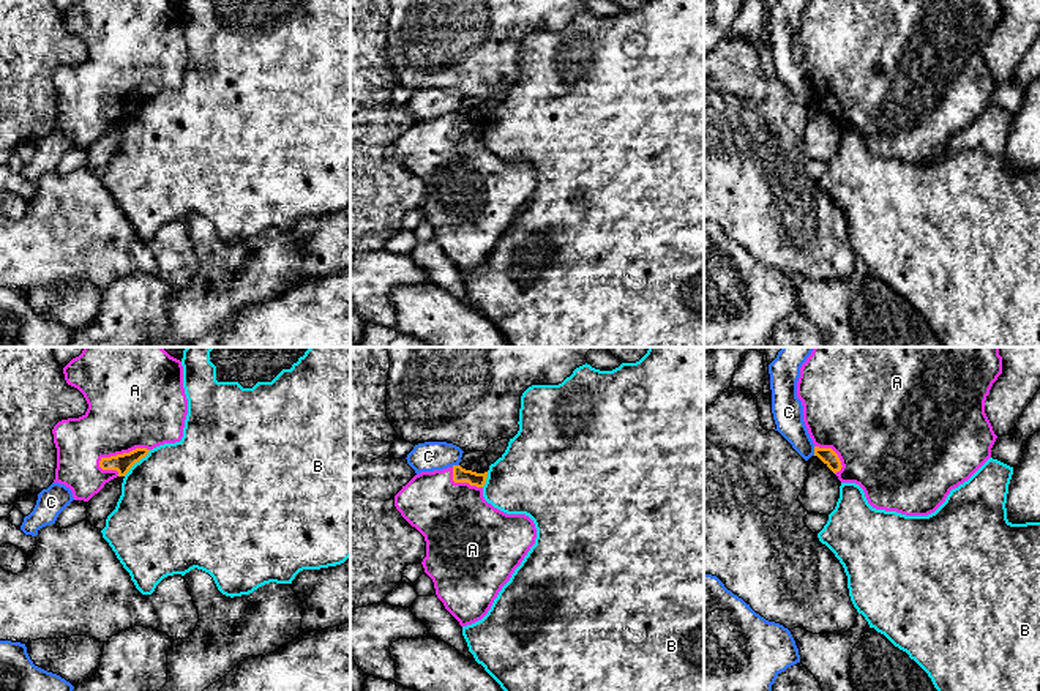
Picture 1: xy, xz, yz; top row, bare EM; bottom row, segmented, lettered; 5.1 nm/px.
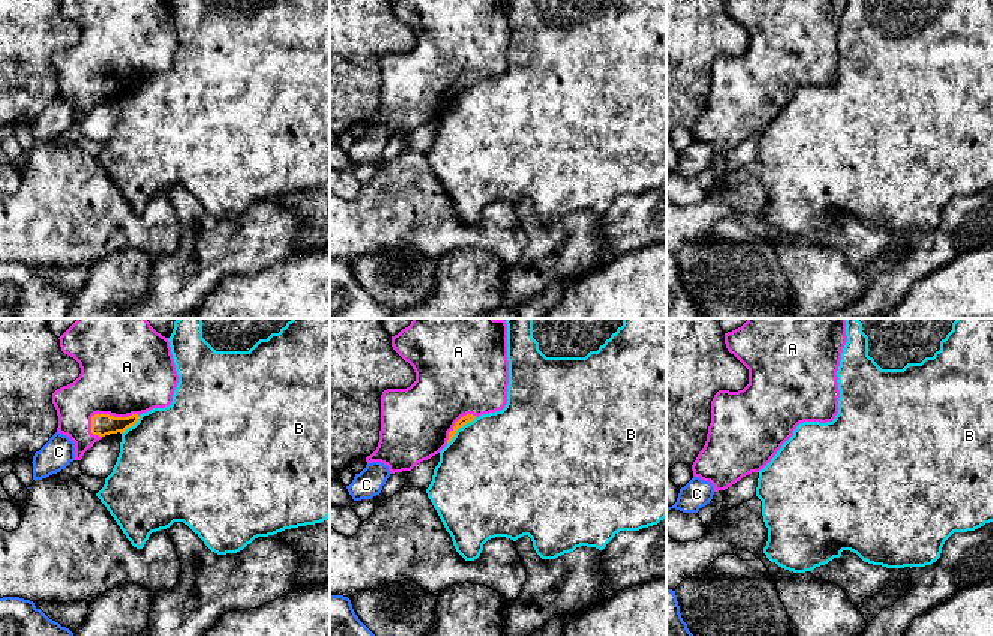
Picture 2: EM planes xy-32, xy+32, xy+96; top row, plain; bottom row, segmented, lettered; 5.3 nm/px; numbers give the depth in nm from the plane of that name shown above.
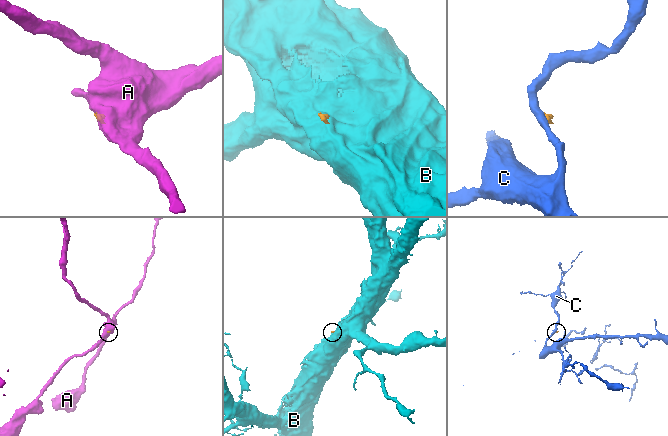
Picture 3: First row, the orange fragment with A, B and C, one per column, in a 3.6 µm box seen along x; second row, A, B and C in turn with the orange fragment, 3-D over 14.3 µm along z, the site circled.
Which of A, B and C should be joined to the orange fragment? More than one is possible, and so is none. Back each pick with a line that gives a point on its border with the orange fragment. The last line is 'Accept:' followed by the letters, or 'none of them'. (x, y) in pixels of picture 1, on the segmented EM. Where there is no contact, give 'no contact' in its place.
A: xy (123, 453)
Accept: A

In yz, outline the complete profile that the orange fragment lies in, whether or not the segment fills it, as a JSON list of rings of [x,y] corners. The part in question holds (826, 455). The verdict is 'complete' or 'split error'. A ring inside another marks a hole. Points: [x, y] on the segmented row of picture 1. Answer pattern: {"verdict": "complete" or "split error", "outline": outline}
{"verdict": "split error", "outline": [[[814,347],[800,368],[797,398],[803,405],[803,421],[817,456],[841,483],[859,484],[868,503],[876,510],[906,516],[928,516],[947,499],[952,489],[967,481],[989,458],[997,439],[985,413],[985,401],[993,383],[1002,374],[999,347]]]}

